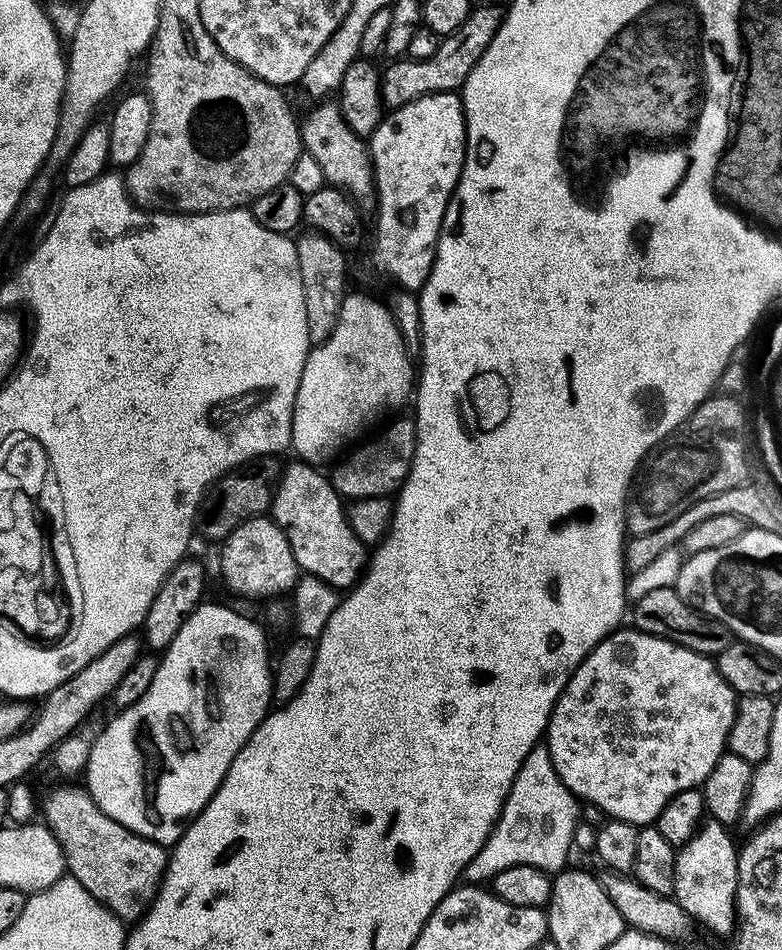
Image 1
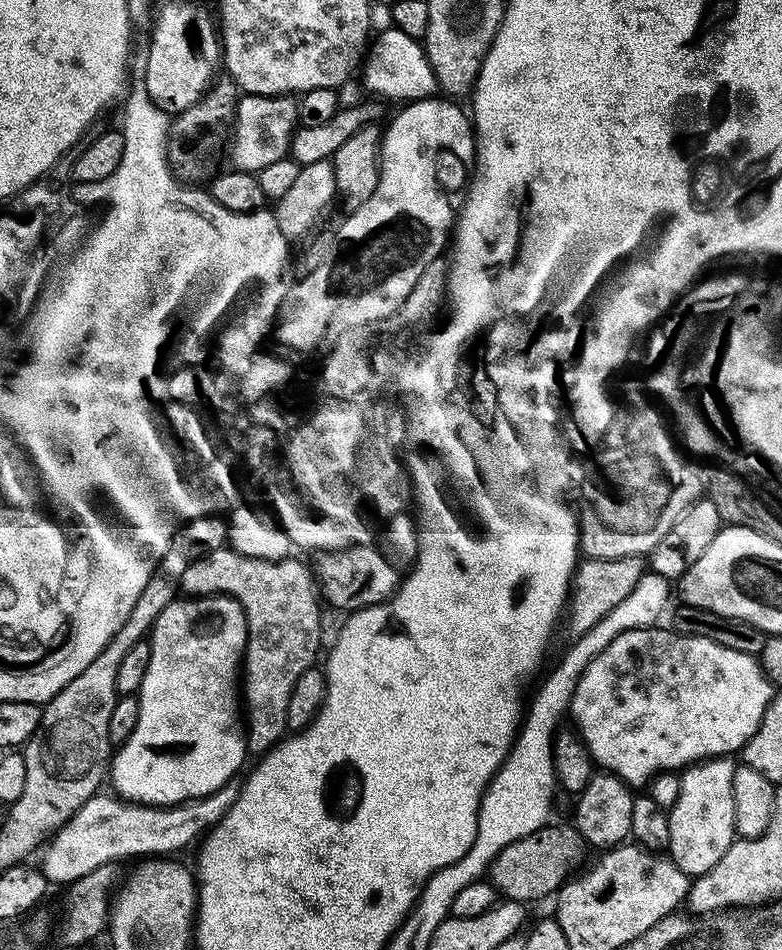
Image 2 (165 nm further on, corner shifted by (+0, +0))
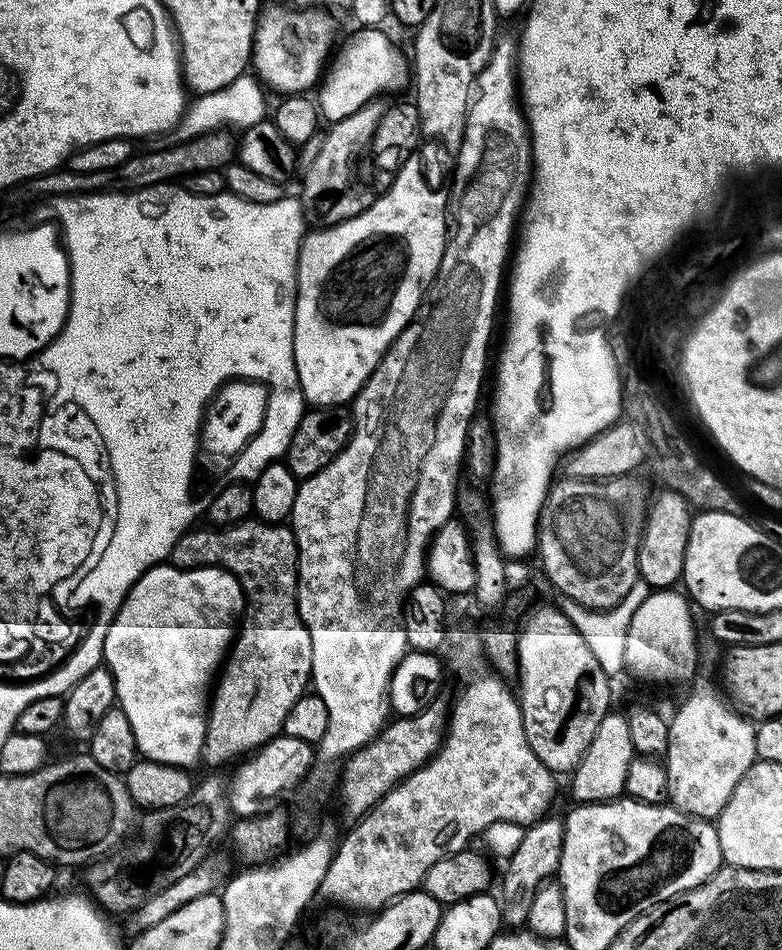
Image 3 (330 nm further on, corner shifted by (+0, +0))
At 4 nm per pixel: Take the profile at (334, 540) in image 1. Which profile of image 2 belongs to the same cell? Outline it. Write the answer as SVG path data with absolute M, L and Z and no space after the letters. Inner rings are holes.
M353 547L344 551L326 552L319 557L320 561L314 564L314 576L318 581L318 592L324 600L332 608L341 608L344 614L356 612L359 608L369 608L375 604L382 604L396 593L402 579L401 573L394 570L394 566L390 566L390 562L386 562L382 558L379 547Z

